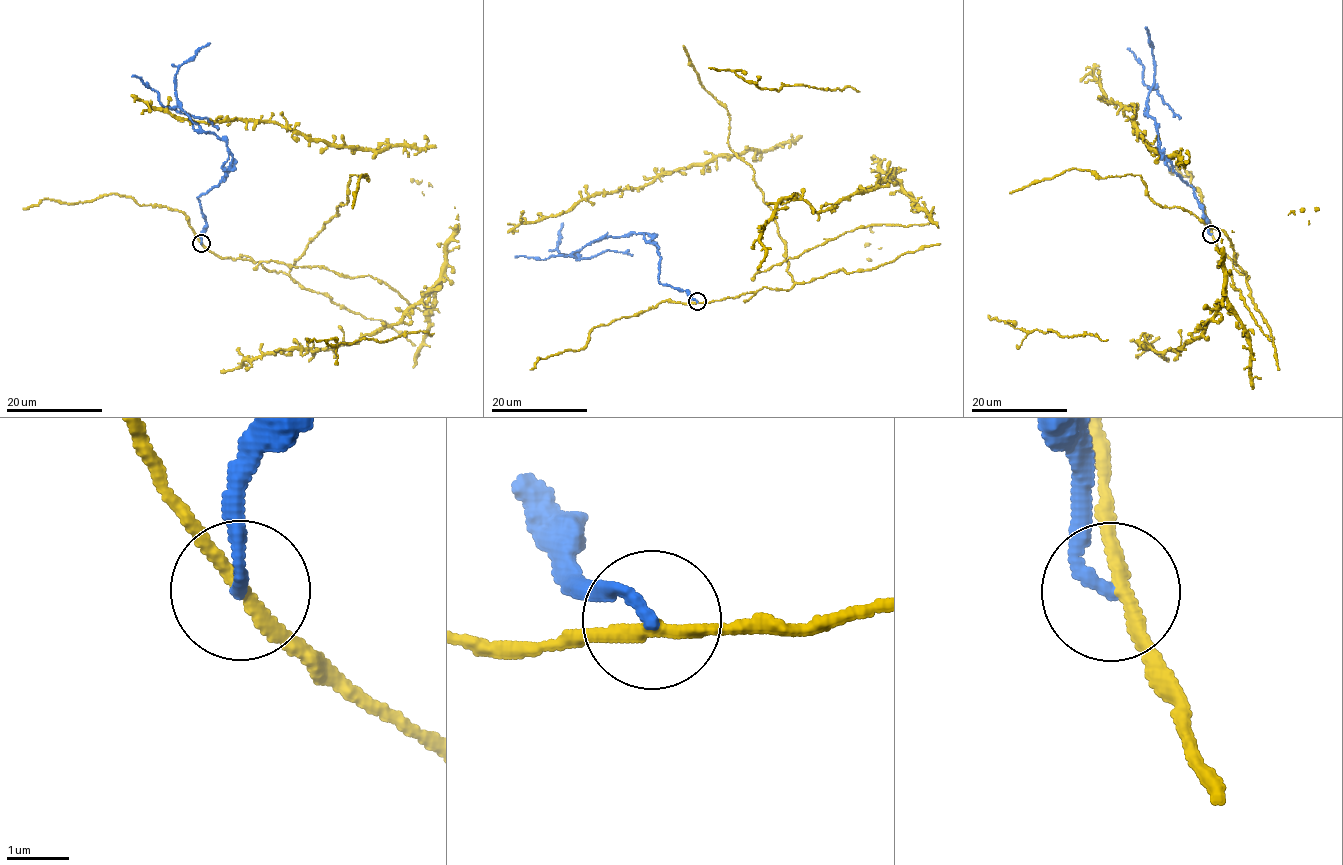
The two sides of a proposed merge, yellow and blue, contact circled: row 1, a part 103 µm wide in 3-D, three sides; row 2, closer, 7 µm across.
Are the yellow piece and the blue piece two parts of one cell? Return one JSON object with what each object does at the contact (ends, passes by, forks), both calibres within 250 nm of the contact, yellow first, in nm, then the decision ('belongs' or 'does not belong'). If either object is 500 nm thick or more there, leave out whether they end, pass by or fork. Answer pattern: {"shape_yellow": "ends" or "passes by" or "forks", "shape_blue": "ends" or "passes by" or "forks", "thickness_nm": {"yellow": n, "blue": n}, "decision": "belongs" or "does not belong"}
{"shape_yellow": "passes by", "shape_blue": "ends", "thickness_nm": {"yellow": 190, "blue": 200}, "decision": "does not belong"}

